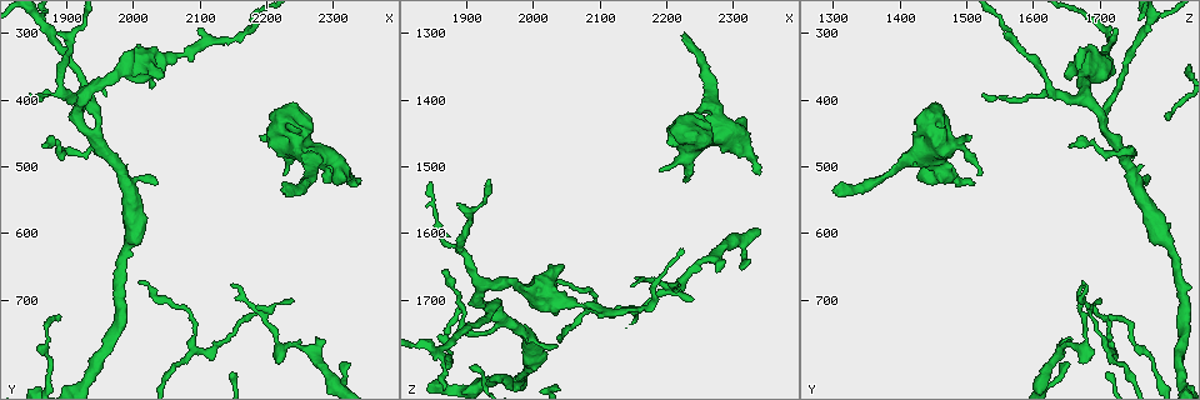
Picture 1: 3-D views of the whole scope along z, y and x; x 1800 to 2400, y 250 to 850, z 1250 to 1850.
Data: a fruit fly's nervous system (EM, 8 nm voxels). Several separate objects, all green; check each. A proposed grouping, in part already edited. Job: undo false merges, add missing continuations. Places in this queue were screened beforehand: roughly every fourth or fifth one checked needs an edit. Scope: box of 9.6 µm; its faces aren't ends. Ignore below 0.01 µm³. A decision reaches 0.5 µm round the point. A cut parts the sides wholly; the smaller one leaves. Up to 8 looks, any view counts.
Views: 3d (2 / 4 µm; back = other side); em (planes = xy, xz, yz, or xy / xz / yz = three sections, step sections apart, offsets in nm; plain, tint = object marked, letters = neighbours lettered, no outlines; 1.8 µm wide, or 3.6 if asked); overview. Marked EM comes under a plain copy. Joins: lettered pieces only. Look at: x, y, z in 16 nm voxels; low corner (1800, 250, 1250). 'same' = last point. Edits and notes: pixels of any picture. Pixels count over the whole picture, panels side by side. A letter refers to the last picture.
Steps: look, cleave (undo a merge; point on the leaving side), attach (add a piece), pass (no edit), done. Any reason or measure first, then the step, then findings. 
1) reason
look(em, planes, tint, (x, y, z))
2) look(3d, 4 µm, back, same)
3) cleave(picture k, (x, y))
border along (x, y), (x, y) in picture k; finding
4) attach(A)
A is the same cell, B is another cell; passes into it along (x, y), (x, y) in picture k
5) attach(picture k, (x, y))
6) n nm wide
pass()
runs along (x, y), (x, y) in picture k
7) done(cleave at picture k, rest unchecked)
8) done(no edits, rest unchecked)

an open end
look(em, planes, letters, (2225, 540, 1300))

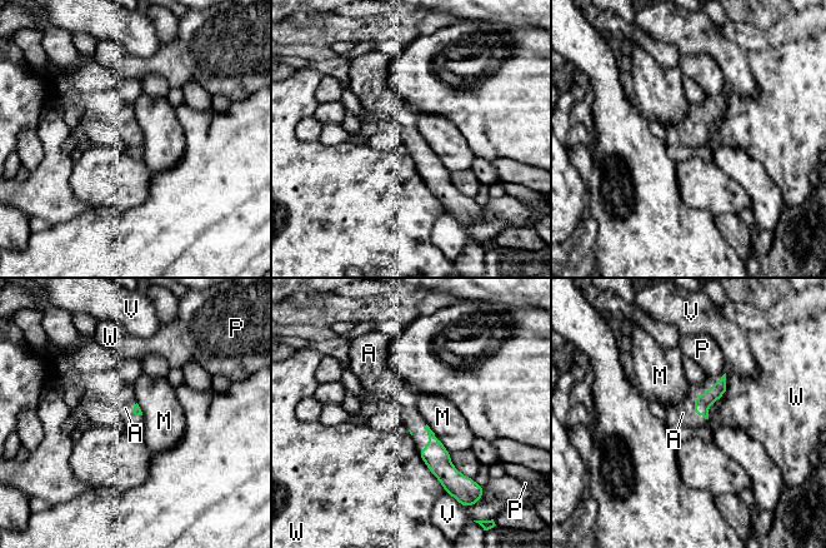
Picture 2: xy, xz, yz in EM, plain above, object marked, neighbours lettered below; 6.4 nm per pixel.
W touches over 320 nm
attach(A)
A is the same cell, M, P, V and W are other cells; it goes on there

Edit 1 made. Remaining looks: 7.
branch stops here
look(em, yz, step 4, letters, (2335, 525, 1515))

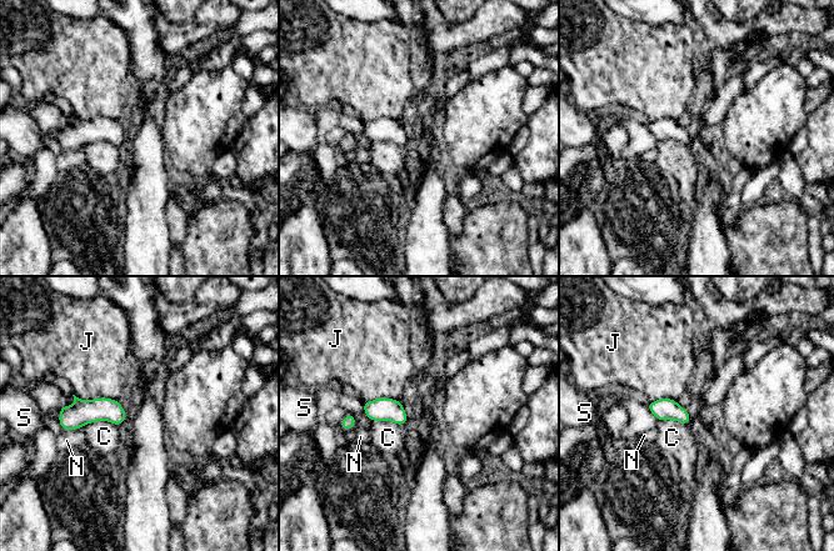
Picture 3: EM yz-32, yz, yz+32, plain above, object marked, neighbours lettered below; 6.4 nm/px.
cut it another way
look(em, xz, step 4, letters, same)

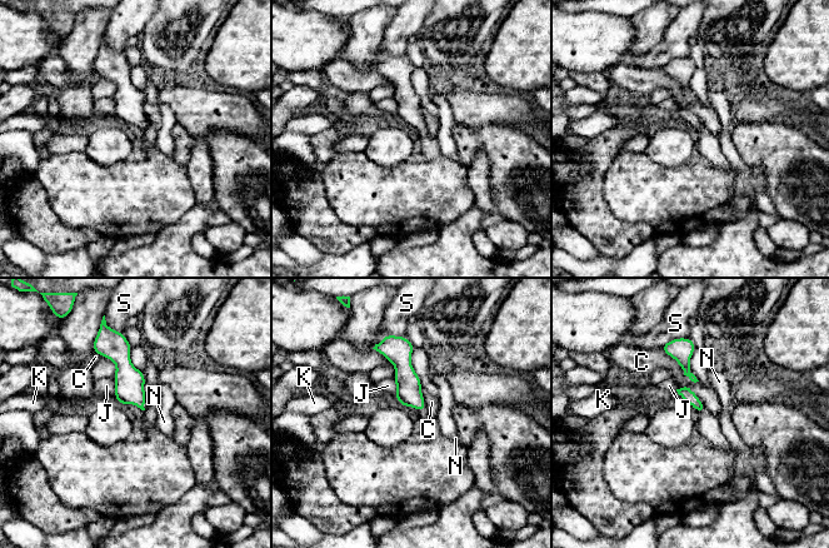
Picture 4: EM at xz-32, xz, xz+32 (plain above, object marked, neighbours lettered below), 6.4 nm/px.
pass()
C, J, K, N and S are other cells; runs along (383, 349), (422, 407) in picture 4; none of them fits

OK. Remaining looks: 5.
an open end
look(em, planes, letters, (2225, 510, 1520))

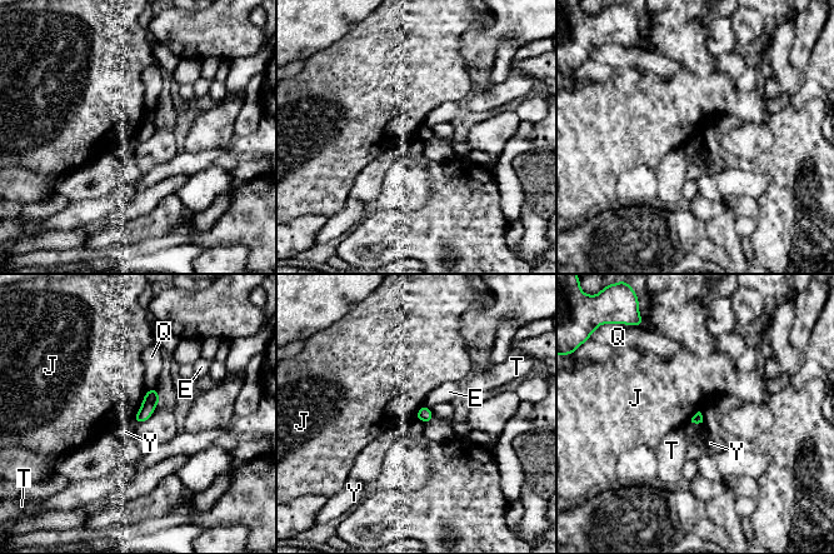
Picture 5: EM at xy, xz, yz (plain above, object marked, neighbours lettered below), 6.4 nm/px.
pass()
E, J, Q, T and Y are other cells; border along (145, 392), (139, 405) in picture 5; none of them fits

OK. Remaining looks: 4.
done(attach at picture 2, rest unchecked)

